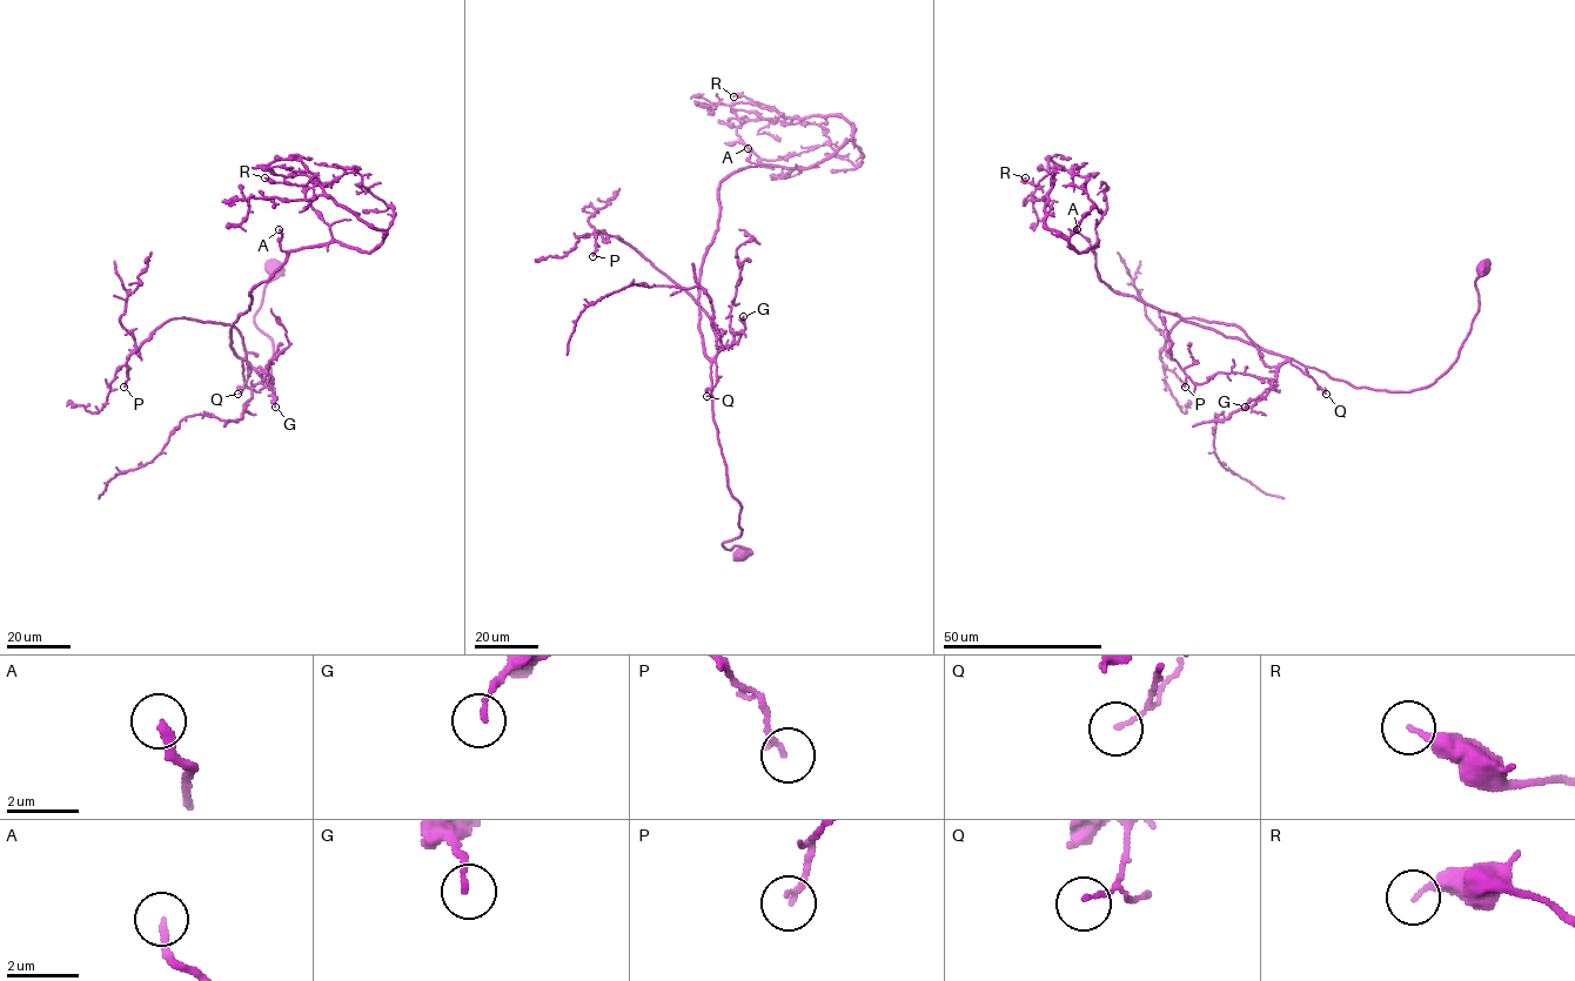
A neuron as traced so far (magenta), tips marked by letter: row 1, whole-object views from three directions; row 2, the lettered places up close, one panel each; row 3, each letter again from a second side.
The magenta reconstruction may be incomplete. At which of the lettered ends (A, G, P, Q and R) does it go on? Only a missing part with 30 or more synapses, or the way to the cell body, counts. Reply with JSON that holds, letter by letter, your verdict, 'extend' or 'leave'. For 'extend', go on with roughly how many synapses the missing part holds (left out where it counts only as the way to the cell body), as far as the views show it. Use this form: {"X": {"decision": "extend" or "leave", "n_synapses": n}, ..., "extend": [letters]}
{"A": {"decision": "extend", "n_synapses": 35}, "G": {"decision": "leave"}, "P": {"decision": "leave"}, "Q": {"decision": "leave"}, "R": {"decision": "leave"}, "extend": ["A"]}

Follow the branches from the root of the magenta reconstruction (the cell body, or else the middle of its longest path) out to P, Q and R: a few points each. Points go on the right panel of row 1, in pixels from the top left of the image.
P: (1483, 268), (1458, 358), (1425, 387), (1267, 367), (1240, 328), (1197, 318), (1160, 353), (1185, 387)
Q: (1483, 268), (1470, 331), (1456, 361), (1432, 384), (1408, 392), (1354, 387), (1289, 361), (1326, 394)
R: (1483, 268), (1446, 371), (1354, 387), (1117, 293), (1098, 242), (1079, 253), (1044, 224), (1052, 175), (1025, 177)

